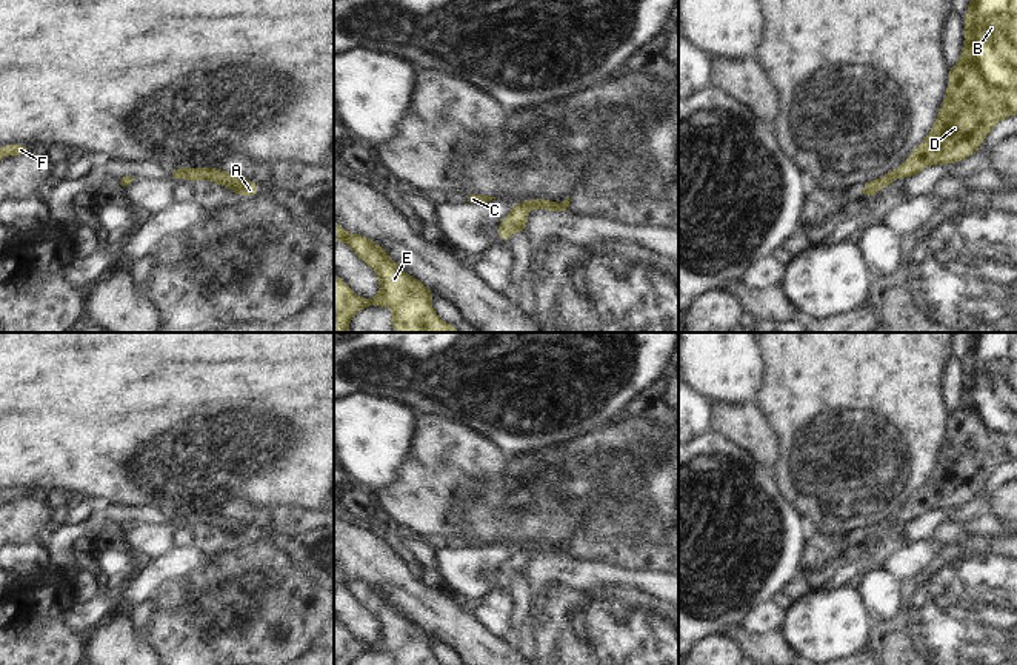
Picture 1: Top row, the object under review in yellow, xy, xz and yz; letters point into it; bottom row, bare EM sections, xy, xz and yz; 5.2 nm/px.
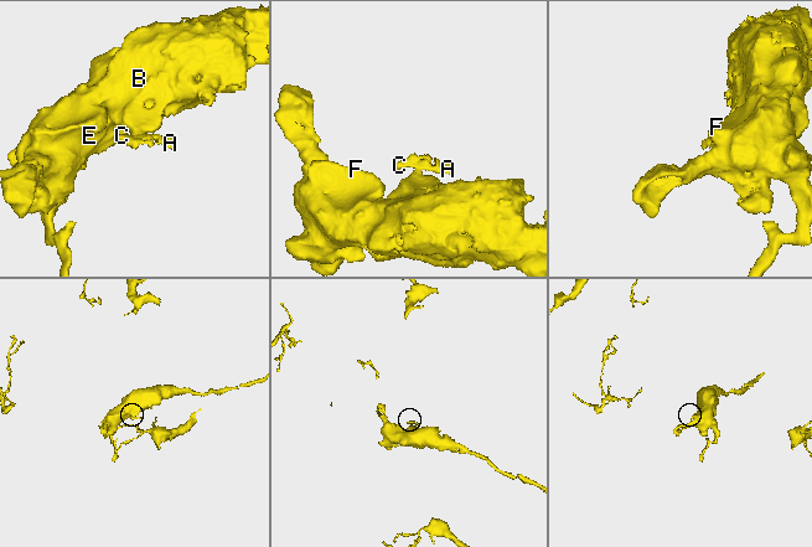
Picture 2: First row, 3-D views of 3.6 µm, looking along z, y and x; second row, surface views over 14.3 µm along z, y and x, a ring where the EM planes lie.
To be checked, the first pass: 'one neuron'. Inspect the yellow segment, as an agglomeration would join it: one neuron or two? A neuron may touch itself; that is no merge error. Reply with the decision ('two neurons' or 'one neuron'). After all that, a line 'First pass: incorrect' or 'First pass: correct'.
two neurons
First pass: incorrect

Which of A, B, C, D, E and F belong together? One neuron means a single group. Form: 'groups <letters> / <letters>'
groups A C / B D E F

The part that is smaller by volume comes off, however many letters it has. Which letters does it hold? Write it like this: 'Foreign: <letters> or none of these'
Foreign: A, C

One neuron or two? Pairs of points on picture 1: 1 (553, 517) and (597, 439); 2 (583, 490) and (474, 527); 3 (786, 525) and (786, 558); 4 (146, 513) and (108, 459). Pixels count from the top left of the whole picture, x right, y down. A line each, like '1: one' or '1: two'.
1: one
2: one
3: one
4: two

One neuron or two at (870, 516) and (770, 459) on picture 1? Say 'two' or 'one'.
two

